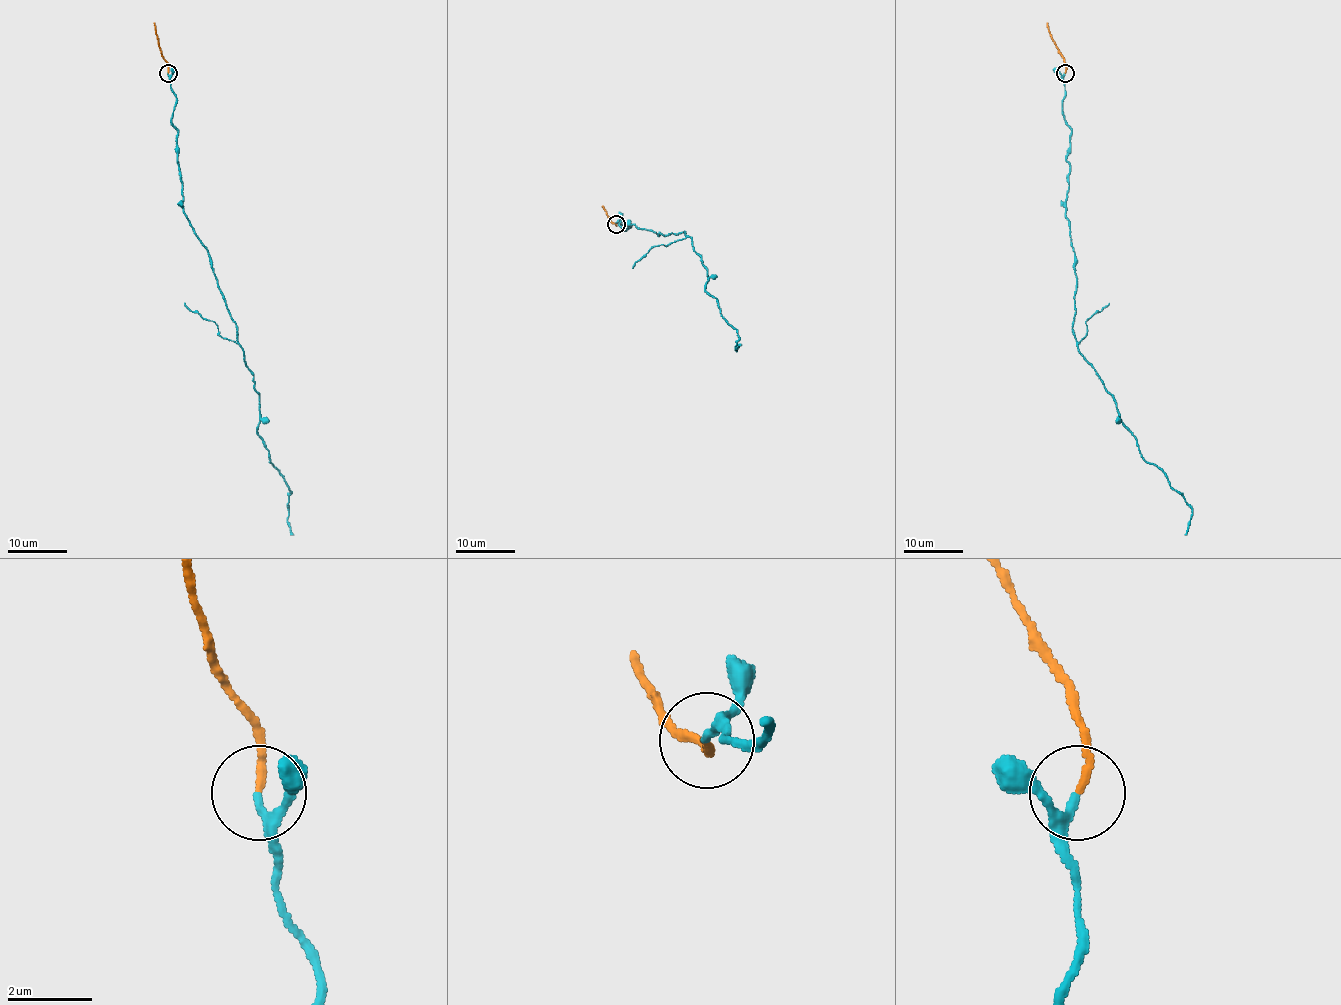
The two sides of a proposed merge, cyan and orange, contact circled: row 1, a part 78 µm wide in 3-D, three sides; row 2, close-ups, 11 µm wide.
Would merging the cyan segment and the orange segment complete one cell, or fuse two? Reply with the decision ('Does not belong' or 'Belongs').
Belongs

